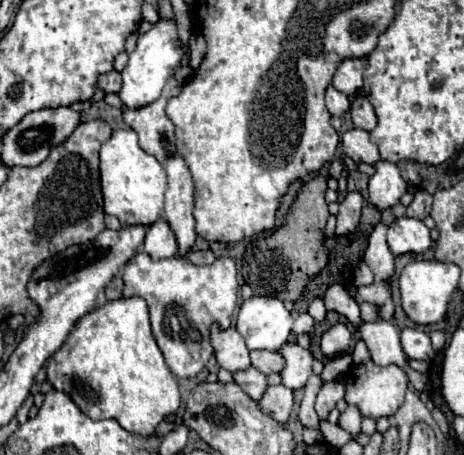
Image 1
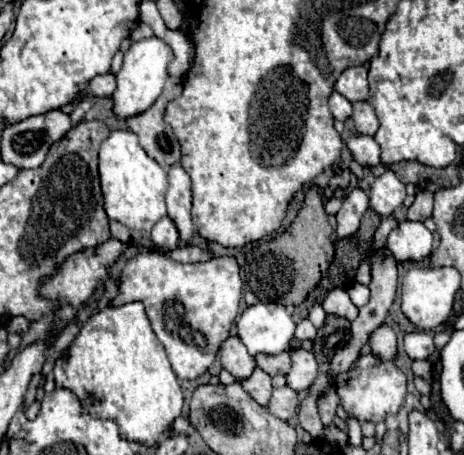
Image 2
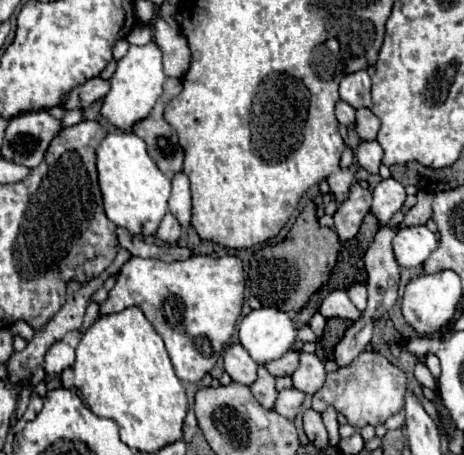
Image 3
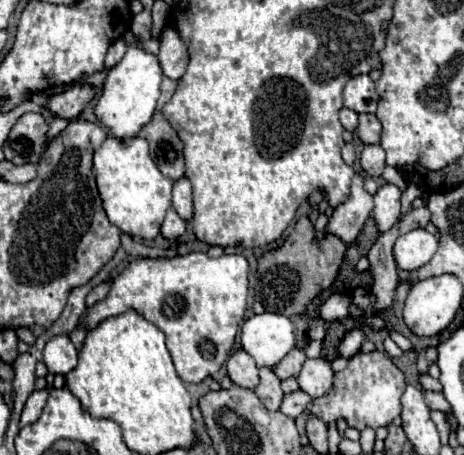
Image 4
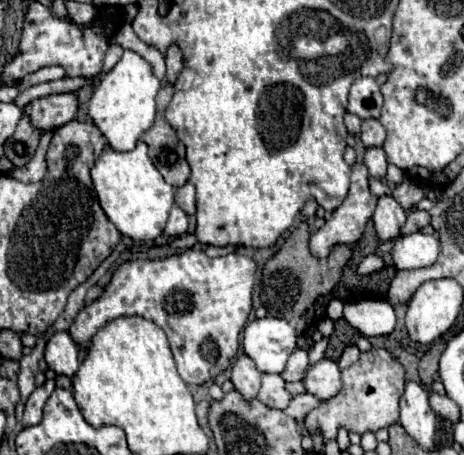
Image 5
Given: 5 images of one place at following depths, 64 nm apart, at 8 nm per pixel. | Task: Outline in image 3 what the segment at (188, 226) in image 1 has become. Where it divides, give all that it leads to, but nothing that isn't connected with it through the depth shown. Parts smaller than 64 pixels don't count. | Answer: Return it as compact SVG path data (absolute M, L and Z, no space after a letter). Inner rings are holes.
M184 172L172 176L172 194L168 200L168 208L180 220L182 228L188 228L192 204L190 204L190 182Z

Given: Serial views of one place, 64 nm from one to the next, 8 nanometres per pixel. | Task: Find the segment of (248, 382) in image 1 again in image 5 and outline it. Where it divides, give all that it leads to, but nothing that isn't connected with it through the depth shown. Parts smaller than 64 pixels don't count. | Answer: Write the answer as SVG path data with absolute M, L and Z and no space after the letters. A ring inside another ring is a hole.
M262 374L262 388L258 392L258 400L264 402L268 408L278 408L284 410L292 396L286 390L286 382L278 374Z

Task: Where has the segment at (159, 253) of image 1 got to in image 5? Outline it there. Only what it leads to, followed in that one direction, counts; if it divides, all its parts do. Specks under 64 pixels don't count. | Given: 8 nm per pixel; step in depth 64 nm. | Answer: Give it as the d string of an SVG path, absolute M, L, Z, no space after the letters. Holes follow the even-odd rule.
M176 204L170 212L170 218L168 218L164 232L168 236L182 236L182 234L186 234L186 228L188 228L188 214Z

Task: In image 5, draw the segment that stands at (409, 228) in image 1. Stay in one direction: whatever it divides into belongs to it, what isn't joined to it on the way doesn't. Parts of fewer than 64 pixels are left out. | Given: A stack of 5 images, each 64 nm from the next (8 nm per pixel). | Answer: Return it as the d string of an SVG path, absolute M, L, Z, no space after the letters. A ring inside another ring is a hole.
M422 232L398 238L394 248L390 250L392 262L398 270L418 270L432 266L438 260L438 254L440 254L438 238Z

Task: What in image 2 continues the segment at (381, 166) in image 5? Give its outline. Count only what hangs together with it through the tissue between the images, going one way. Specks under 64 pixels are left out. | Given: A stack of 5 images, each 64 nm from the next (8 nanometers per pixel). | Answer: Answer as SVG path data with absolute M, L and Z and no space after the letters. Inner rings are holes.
M354 136L346 142L346 146L350 148L354 160L360 166L378 166L380 164L380 146L376 144L376 140L372 136Z

